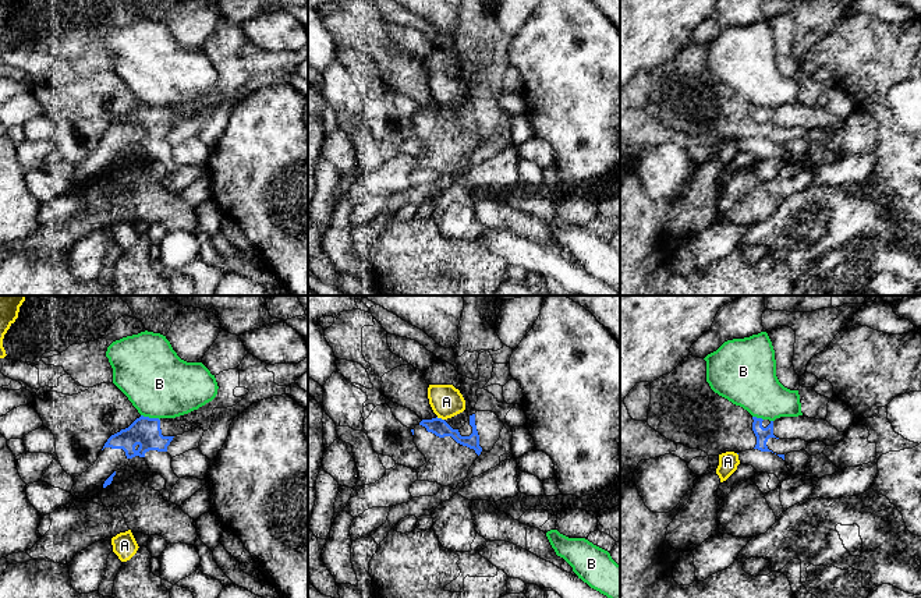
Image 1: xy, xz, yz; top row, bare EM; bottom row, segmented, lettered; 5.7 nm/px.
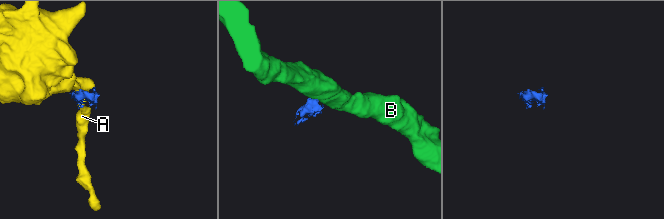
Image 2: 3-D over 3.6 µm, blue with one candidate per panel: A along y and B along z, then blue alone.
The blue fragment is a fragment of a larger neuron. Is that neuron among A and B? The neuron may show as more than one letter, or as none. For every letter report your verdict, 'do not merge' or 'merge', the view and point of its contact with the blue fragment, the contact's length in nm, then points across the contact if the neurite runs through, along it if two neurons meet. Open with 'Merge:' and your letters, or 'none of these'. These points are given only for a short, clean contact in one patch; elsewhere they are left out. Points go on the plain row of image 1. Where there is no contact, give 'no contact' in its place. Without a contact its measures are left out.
Merge: none of these
A: do not merge; contact xz (440, 106); length 50 nm; border xz (436, 105), (443, 108)
B: do not merge; contact xy (151, 106); length 120 nm; border xy (141, 102), (159, 108)

